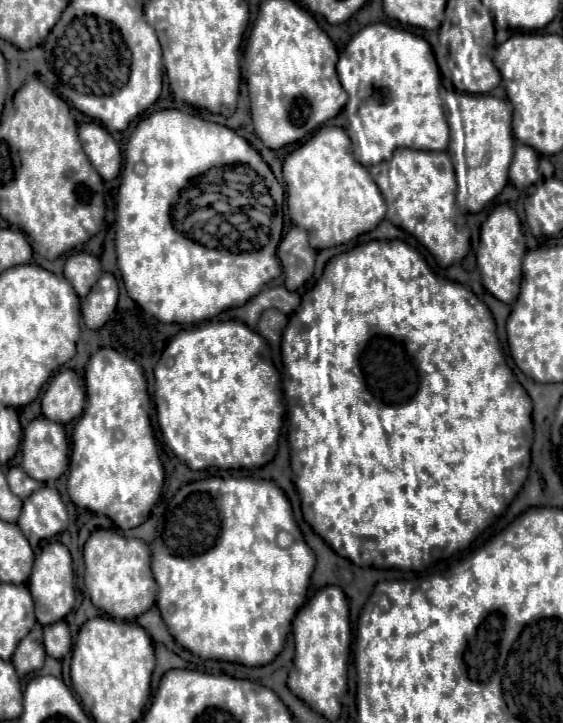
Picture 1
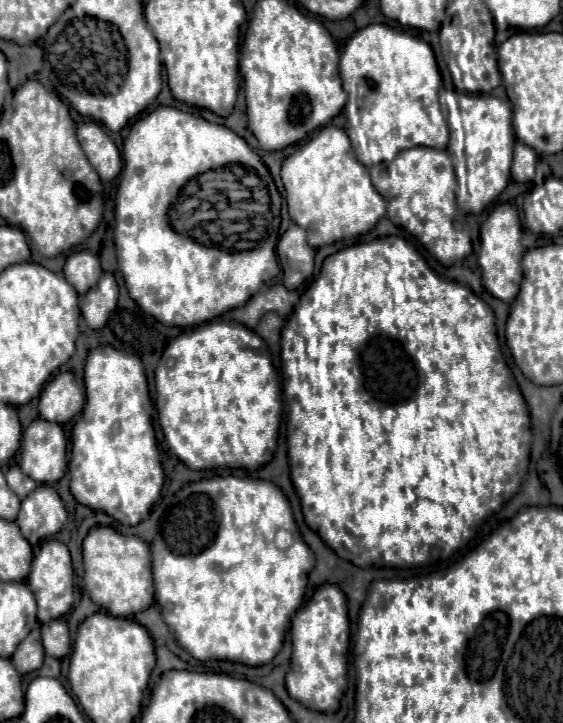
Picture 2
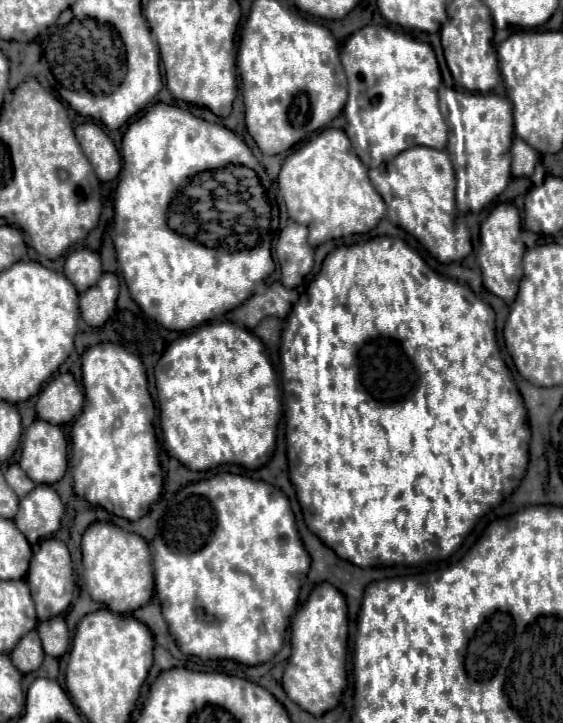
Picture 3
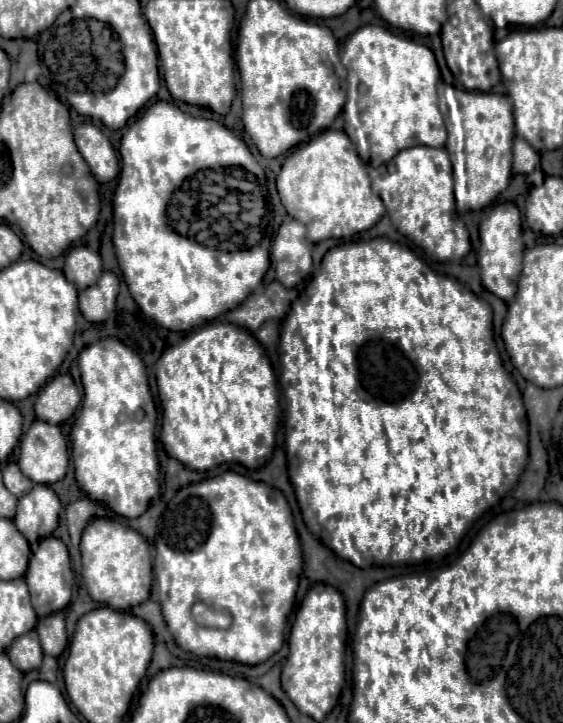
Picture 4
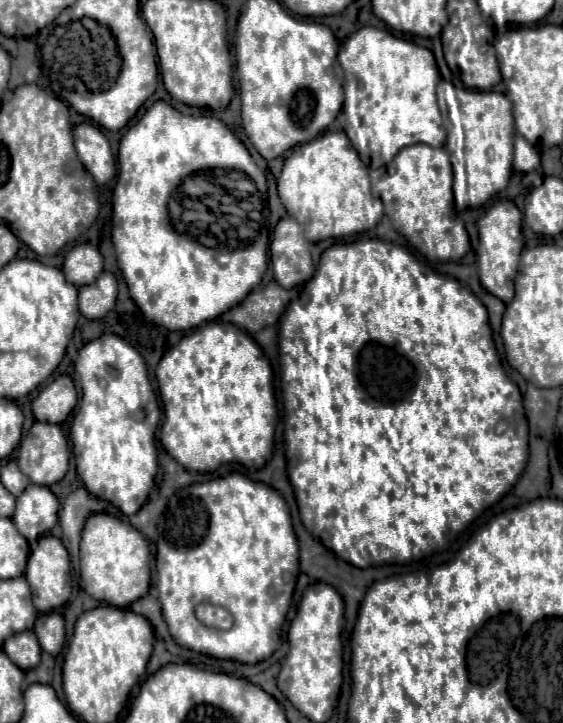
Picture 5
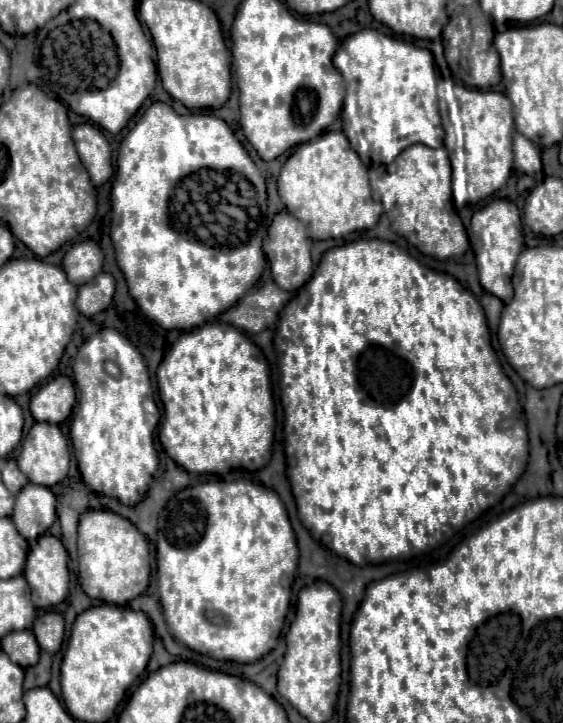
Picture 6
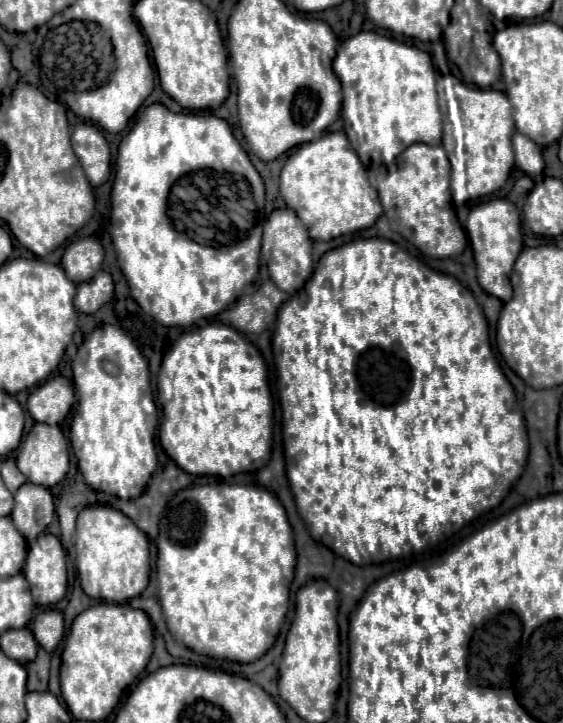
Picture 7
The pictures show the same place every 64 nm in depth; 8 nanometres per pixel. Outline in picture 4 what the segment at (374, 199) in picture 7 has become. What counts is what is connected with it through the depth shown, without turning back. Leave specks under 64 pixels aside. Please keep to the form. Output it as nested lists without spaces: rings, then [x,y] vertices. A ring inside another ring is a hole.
[[[326,130],[294,150],[282,164],[276,186],[286,212],[308,228],[312,244],[370,230],[384,214],[382,200],[370,190],[370,176],[364,162],[342,130]]]

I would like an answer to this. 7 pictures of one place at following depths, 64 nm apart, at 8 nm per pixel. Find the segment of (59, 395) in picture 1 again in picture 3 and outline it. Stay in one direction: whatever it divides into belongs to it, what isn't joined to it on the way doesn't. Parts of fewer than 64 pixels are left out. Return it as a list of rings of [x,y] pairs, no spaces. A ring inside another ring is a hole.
[[[58,374],[42,388],[36,402],[36,412],[40,420],[50,424],[66,424],[80,412],[82,402],[84,396],[72,374]]]

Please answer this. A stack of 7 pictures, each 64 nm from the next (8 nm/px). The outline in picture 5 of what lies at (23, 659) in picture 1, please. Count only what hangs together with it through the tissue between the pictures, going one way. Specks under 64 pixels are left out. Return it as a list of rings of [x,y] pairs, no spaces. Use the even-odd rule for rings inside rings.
[[[28,630],[28,632],[18,632],[16,636],[4,640],[4,652],[16,666],[20,666],[22,670],[30,670],[38,666],[42,650],[36,640],[36,634]]]

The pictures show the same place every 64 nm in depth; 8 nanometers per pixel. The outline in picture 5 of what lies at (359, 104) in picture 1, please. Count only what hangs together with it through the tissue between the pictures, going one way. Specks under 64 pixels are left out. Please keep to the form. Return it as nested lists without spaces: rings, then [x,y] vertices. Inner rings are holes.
[[[364,26],[341,43],[338,62],[346,74],[344,76],[346,100],[342,108],[342,126],[354,150],[358,152],[360,160],[368,168],[380,168],[392,162],[392,158],[410,144],[422,142],[434,148],[444,146],[446,130],[442,128],[442,116],[436,104],[436,84],[438,84],[440,74],[436,68],[436,60],[428,48],[396,38],[386,30]]]

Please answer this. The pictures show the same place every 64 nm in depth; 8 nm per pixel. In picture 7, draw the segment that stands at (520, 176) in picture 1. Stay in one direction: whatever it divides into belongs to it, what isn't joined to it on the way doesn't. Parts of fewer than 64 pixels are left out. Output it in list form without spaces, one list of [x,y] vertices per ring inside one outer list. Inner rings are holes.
[[[516,132],[512,138],[514,144],[514,154],[516,154],[516,166],[524,170],[528,176],[538,176],[544,170],[544,160],[542,160],[542,148],[528,140],[528,136]]]

